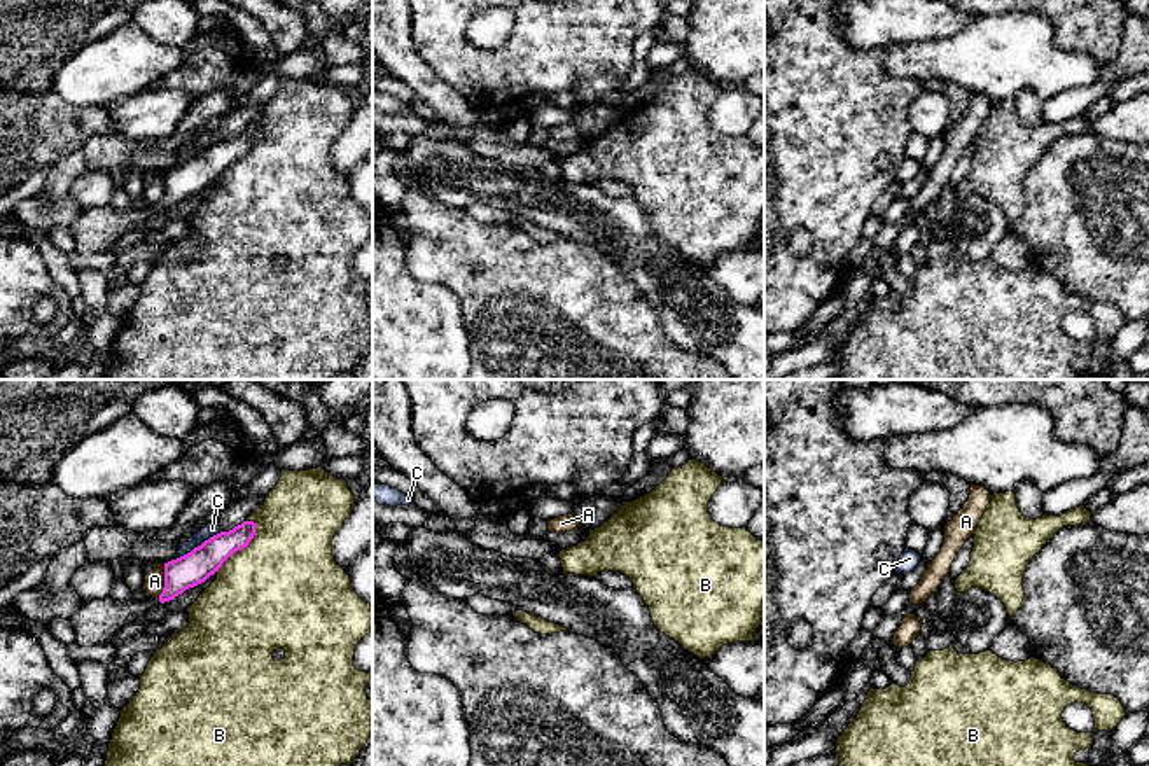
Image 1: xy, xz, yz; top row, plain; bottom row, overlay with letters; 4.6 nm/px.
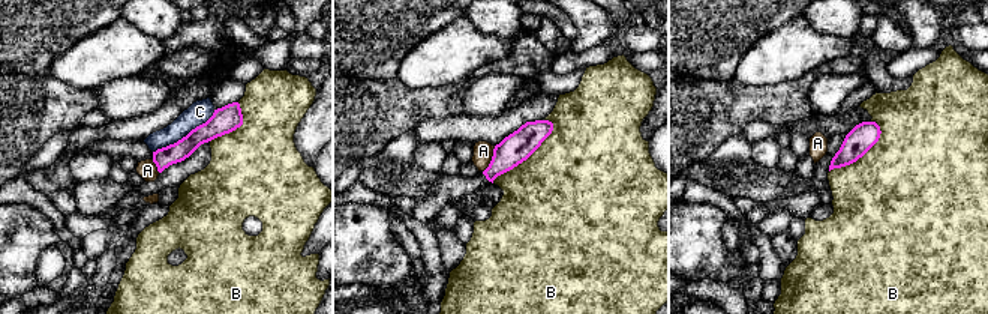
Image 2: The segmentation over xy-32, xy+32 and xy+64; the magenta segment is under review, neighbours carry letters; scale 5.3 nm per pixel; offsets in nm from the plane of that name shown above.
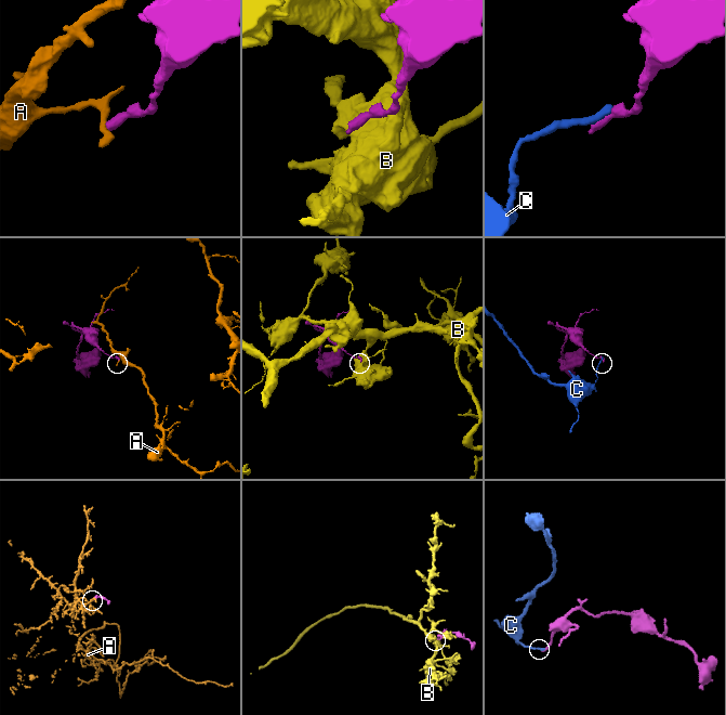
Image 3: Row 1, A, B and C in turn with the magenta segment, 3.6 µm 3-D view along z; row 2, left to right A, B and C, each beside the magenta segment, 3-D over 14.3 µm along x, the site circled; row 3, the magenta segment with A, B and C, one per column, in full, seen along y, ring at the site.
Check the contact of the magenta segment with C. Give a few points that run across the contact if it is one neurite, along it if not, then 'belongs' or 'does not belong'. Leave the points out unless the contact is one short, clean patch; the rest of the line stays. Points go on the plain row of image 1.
xy (221, 139), (174, 168) | does not belong

